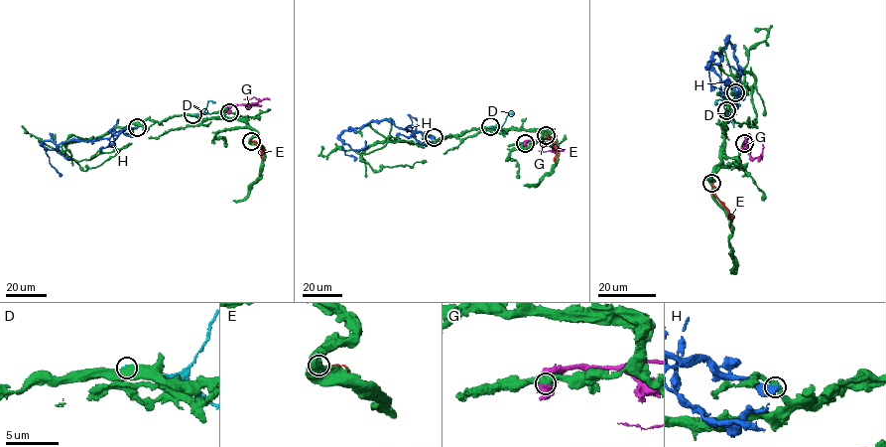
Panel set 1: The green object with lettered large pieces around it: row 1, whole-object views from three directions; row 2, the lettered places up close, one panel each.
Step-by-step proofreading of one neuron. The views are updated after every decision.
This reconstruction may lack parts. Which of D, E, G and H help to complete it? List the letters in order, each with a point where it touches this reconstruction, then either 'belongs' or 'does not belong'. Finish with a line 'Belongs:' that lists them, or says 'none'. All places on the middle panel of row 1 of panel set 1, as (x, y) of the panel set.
D: contact (490, 126); does not belong
E: contact (546, 135); does not belong
G: contact (525, 143); does not belong
H: contact (434, 137); does not belong
Belongs: none

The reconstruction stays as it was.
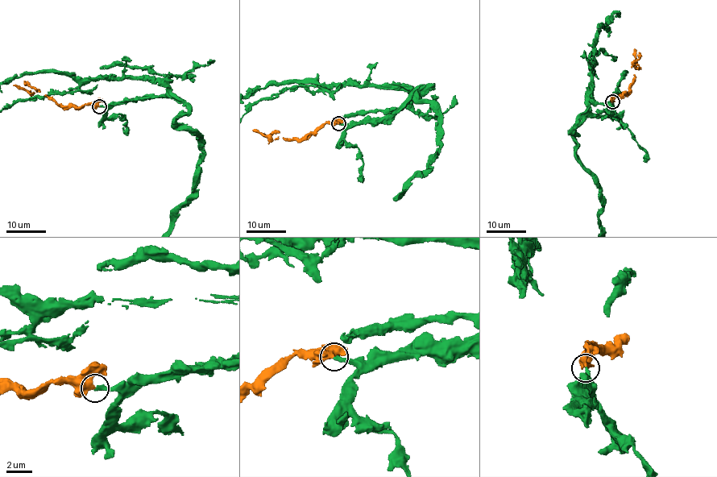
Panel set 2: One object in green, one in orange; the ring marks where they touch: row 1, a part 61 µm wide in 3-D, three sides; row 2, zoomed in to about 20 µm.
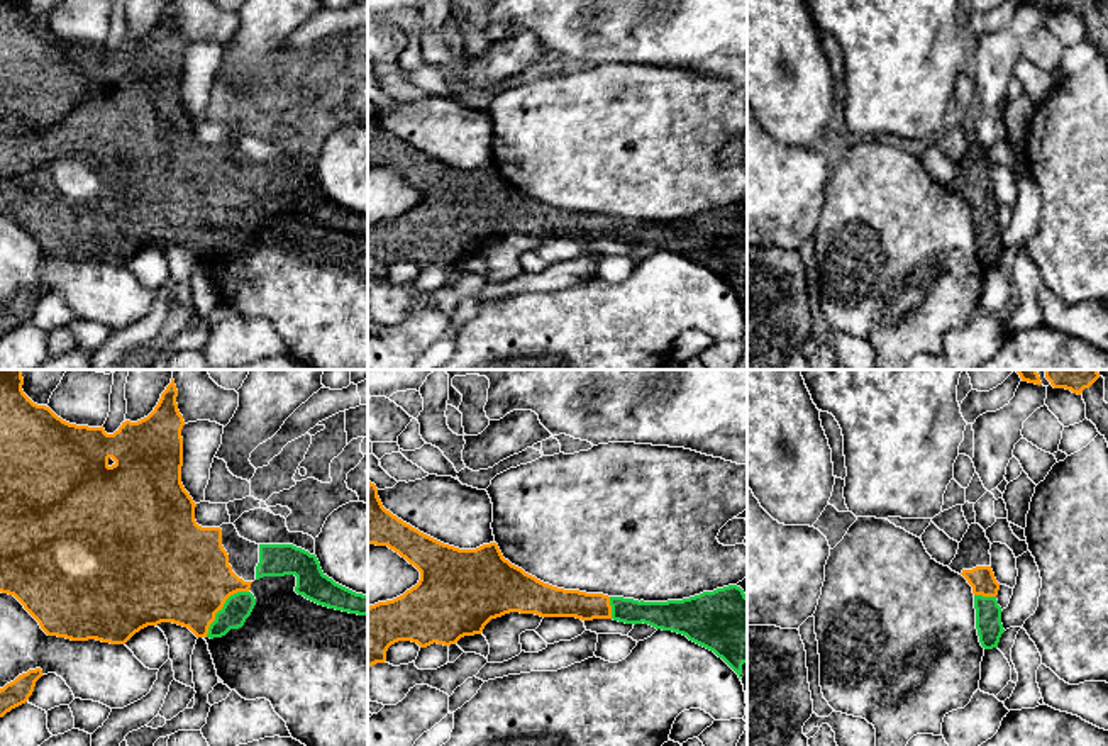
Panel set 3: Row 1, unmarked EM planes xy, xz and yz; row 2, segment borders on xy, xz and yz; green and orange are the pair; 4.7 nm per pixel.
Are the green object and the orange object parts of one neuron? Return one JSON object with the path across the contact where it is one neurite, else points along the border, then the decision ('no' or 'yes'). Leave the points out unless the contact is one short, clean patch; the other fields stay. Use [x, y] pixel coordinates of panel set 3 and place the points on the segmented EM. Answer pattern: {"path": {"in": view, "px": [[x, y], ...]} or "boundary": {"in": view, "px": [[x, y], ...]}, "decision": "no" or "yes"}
{"path": {"in": "xy", "px": [[238, 607], [222, 607], [182, 573]]}, "decision": "yes"}

